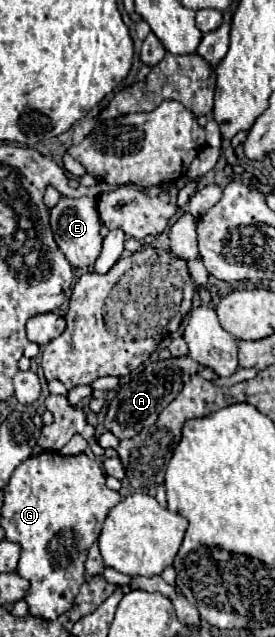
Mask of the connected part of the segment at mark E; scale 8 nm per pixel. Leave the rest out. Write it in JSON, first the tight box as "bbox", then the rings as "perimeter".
{"bbox":[50,197,102,269],"perimeter":[[[62,197],[60,203],[50,209],[50,227],[54,233],[54,241],[58,243],[64,257],[70,261],[76,269],[88,269],[94,265],[96,257],[102,249],[102,237],[100,237],[100,217],[96,211],[96,199],[80,197],[80,199],[68,199]]]}

